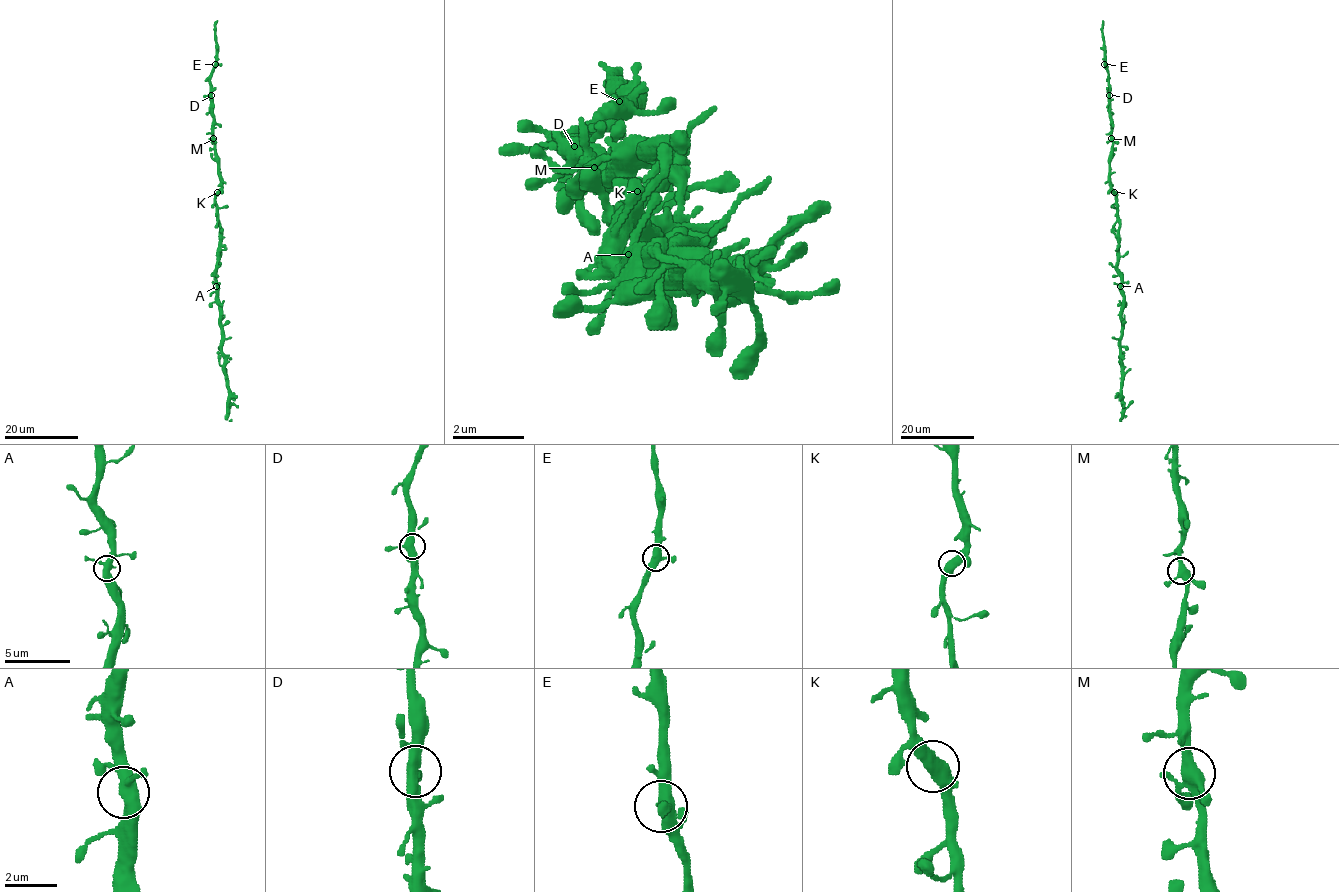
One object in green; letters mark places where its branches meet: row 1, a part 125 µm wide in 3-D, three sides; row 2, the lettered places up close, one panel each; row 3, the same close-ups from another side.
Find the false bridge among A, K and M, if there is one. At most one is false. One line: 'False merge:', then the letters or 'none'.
False merge: none

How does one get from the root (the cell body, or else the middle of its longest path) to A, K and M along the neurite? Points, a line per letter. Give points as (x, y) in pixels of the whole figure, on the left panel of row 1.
A: (218, 220), (216, 286)
K: (218, 220), (217, 192)
M: (218, 220), (215, 193), (221, 182), (219, 158), (213, 139)

